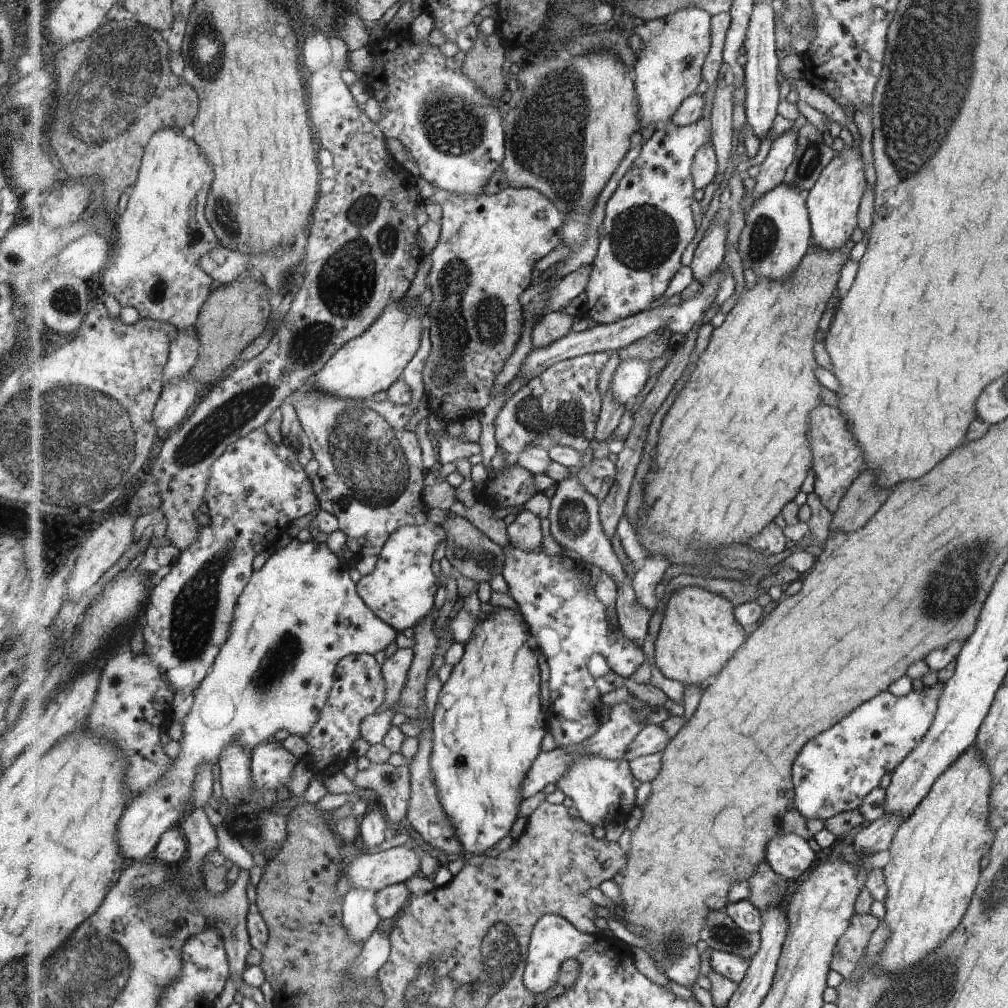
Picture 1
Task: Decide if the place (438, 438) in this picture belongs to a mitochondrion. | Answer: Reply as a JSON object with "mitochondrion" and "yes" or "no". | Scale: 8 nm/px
{"mitochondrion":"no"}

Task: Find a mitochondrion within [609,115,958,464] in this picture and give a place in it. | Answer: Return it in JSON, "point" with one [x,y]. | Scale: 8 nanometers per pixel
{"point":[763,236]}

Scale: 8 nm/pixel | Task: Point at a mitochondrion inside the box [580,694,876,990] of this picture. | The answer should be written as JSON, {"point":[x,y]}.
{"point":[725,935]}

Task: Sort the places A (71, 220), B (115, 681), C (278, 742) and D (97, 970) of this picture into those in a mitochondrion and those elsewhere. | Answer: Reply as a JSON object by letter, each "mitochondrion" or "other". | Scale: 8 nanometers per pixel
{"A":"other","B":"other","C":"other","D":"mitochondrion"}

